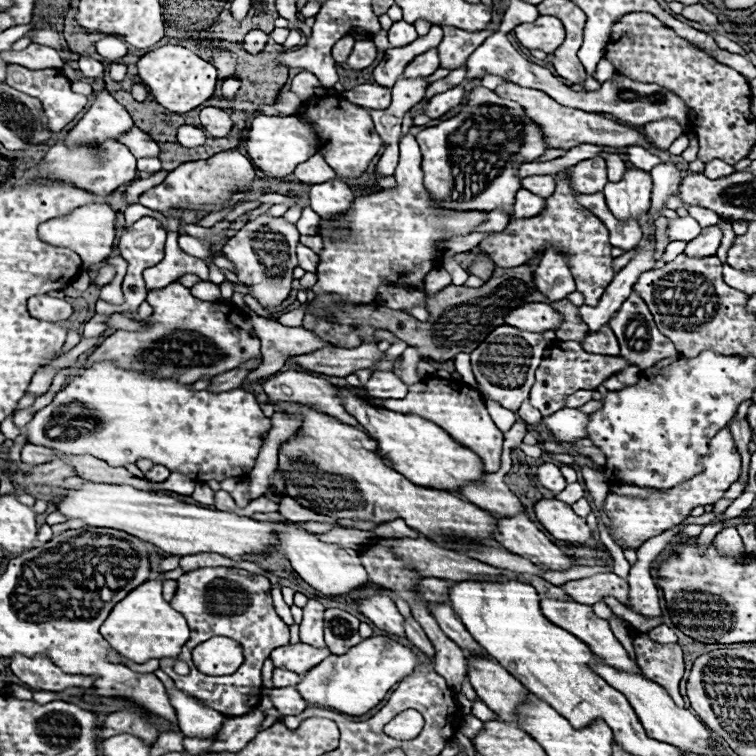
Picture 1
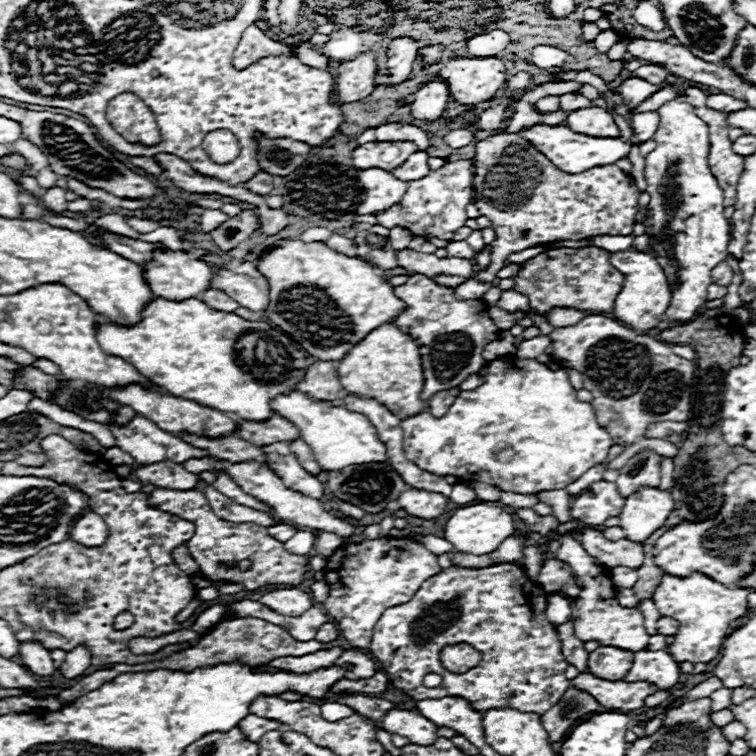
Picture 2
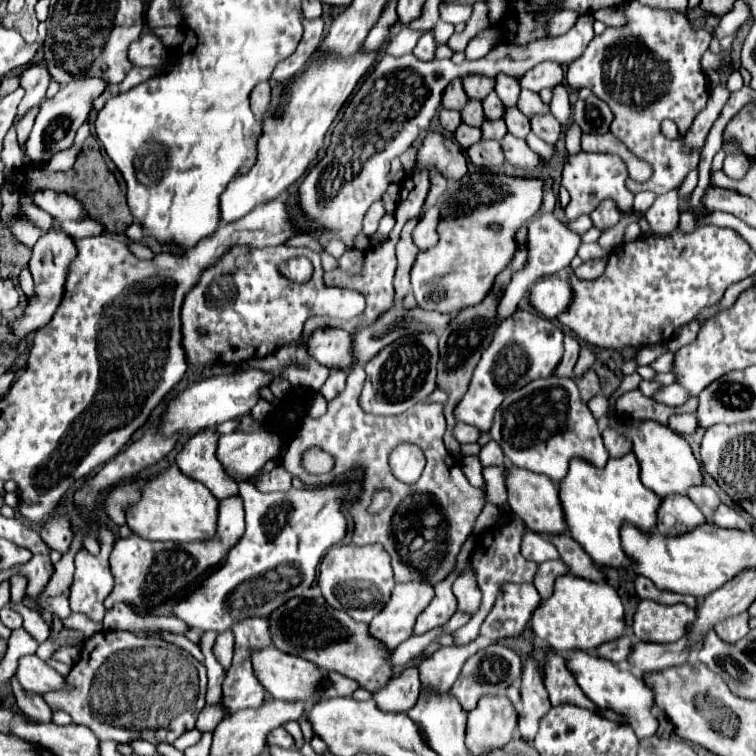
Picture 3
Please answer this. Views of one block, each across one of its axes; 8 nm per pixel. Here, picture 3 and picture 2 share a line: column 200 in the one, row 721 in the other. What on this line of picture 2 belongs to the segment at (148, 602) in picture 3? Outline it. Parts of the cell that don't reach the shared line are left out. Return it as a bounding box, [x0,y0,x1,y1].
[540,688,600,742]

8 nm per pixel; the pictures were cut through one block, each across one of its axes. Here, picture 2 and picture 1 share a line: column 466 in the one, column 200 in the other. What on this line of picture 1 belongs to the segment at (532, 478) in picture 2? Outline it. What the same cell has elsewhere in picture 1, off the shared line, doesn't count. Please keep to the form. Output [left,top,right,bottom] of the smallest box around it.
[26,362,272,482]

